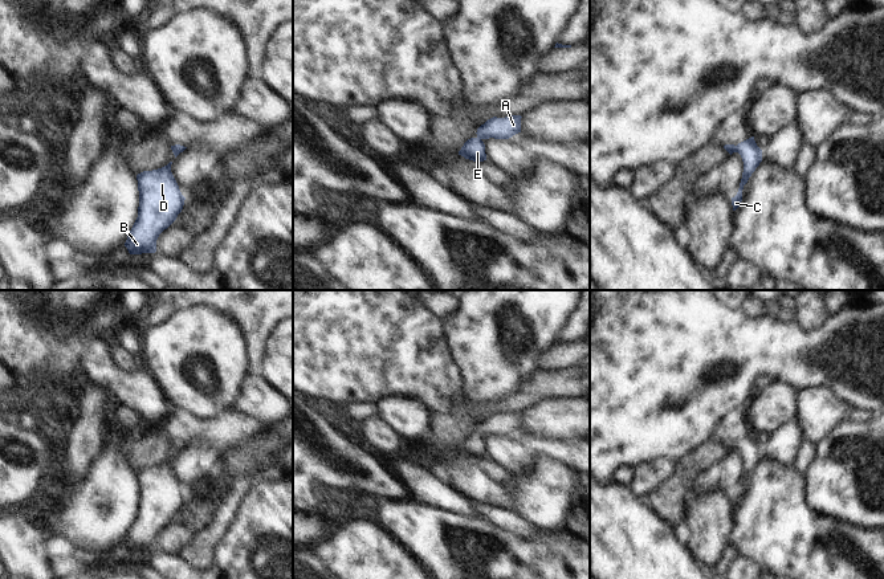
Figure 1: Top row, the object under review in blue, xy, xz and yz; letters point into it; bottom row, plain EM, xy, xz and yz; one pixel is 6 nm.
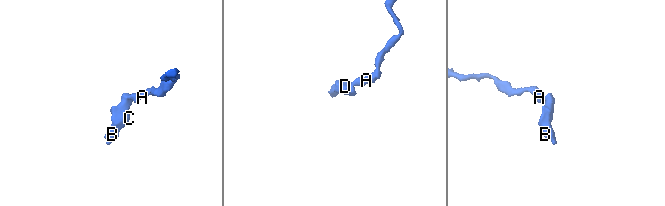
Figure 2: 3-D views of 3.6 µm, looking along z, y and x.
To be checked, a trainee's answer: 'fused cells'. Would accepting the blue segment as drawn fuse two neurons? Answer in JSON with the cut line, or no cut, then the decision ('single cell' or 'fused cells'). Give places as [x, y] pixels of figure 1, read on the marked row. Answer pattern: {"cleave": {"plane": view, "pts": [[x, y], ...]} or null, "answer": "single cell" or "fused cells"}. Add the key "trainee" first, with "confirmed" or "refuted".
{"trainee": "refuted", "cleave": null, "answer": "single cell"}

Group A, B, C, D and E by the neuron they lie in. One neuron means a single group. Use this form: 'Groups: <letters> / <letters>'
Groups: A B C D E

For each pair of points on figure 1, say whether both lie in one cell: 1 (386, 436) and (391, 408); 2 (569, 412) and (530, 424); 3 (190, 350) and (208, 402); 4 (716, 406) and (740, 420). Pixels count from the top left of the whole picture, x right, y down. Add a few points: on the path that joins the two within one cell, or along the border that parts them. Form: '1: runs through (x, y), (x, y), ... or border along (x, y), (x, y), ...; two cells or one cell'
1: border along (377, 416), (400, 436); two cells
2: runs through (559, 418), (540, 419); one cell
3: runs through (180, 363), (179, 374), (195, 390); one cell
4: border along (745, 407), (730, 411), (721, 420), (713, 439); two cells

